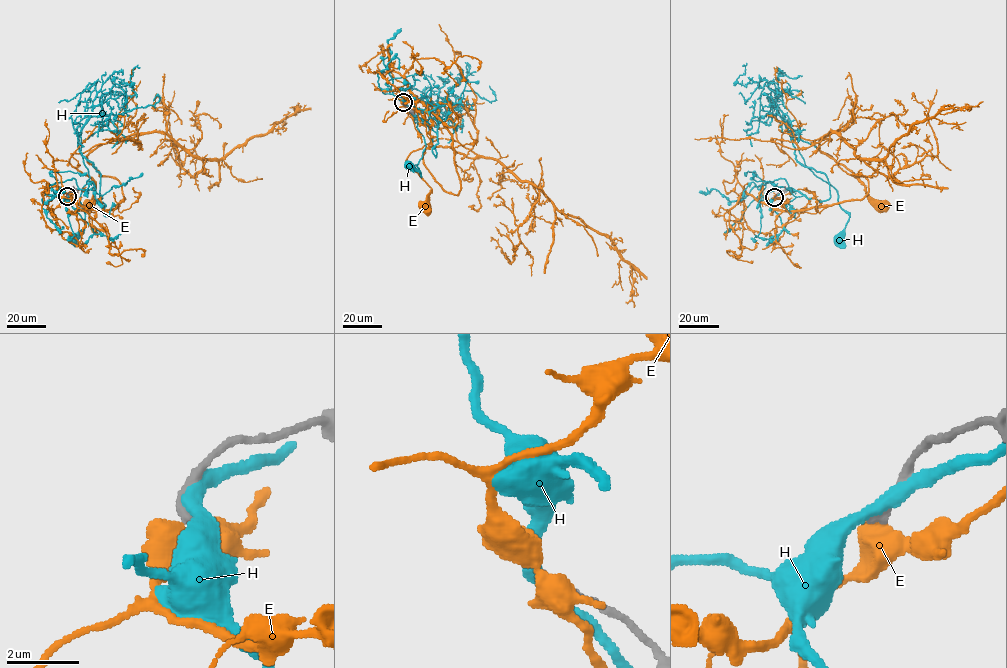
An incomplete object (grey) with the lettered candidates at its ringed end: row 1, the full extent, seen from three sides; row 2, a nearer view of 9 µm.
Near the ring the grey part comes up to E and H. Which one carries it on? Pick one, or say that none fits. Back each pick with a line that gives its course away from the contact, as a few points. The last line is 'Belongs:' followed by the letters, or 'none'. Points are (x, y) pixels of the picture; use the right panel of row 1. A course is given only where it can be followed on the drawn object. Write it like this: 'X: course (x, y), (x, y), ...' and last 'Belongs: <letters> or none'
Belongs: none

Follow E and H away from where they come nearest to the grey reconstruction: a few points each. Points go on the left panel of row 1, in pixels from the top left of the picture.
E: (66, 196), (114, 209), (121, 184), (100, 176), (87, 155), (140, 134), (70, 158), (95, 182), (90, 205)
H: (67, 195), (93, 190), (102, 198), (79, 136), (89, 178), (79, 201), (85, 224), (73, 237)

